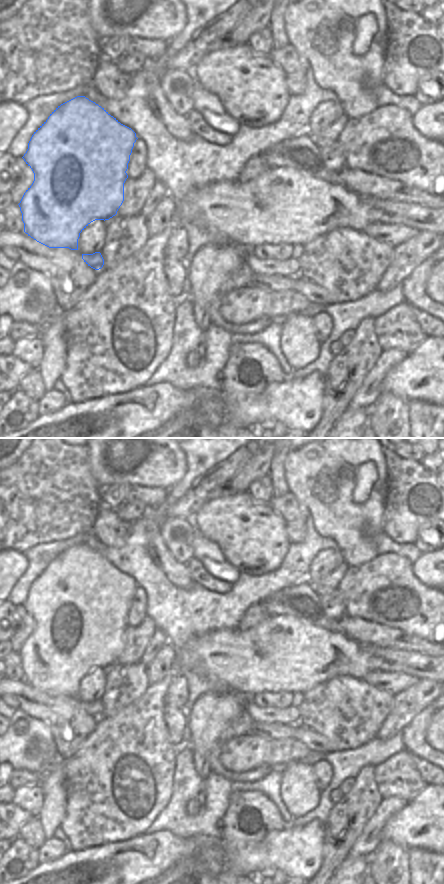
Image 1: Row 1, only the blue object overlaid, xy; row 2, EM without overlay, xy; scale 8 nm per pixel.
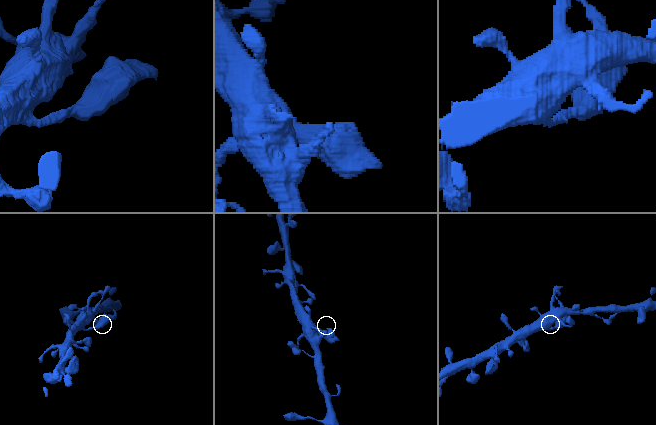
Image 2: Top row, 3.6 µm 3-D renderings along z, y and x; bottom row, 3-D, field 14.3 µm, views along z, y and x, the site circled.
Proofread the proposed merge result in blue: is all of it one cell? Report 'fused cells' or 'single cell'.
single cell

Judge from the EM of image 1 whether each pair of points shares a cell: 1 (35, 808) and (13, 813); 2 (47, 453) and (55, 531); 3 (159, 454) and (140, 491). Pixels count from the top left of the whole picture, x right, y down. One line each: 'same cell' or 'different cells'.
1: different cells
2: same cell
3: different cells

